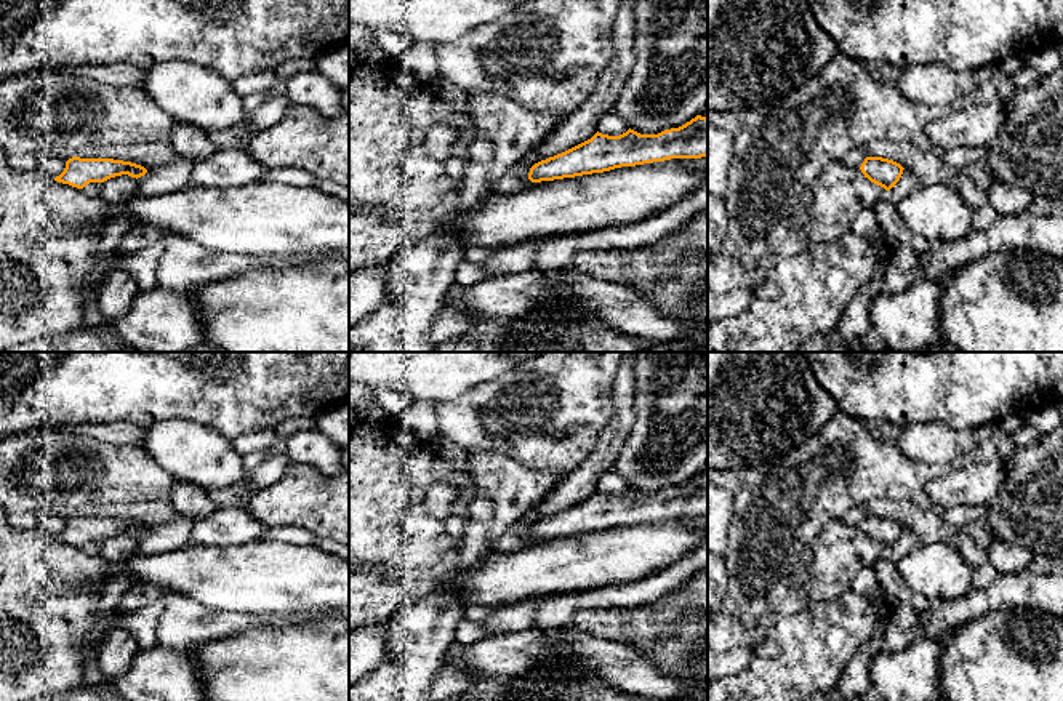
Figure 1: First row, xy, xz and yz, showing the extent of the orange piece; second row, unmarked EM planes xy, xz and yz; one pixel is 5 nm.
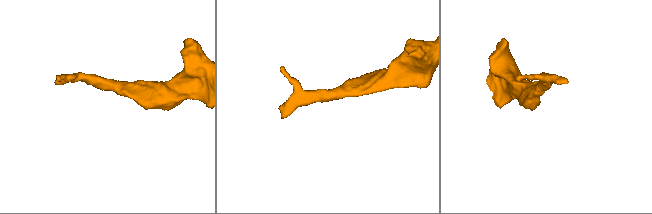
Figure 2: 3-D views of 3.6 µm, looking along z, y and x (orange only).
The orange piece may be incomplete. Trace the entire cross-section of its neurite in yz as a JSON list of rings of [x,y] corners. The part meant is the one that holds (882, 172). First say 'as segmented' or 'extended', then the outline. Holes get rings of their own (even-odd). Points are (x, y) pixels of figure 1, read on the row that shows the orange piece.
as segmented; [[[866,157],[860,170],[871,182],[890,190],[900,181],[905,168],[889,158]]]

